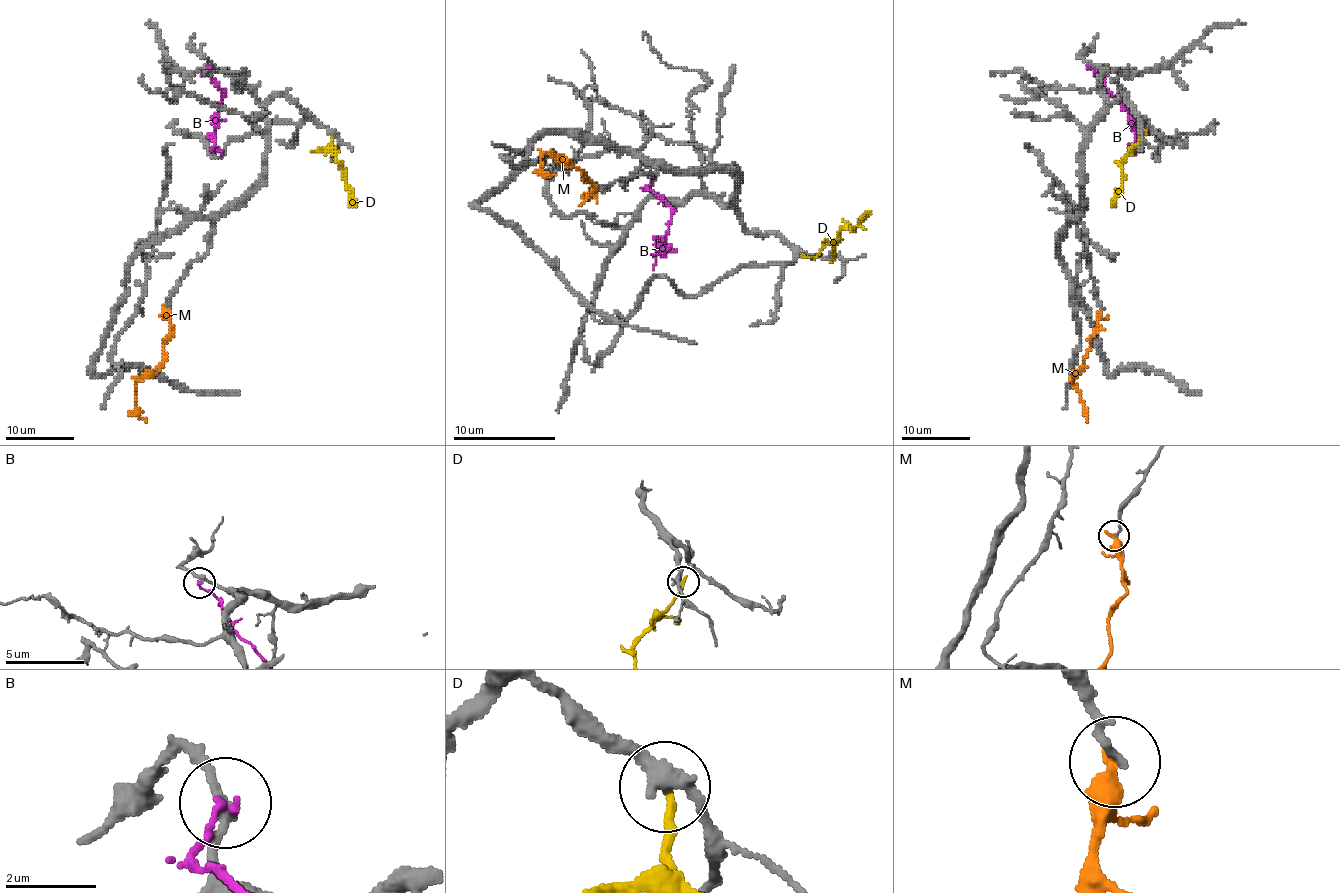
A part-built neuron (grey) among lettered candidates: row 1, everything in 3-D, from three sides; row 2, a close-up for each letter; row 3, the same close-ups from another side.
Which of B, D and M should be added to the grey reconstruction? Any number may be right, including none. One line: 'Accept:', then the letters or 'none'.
Accept: none

